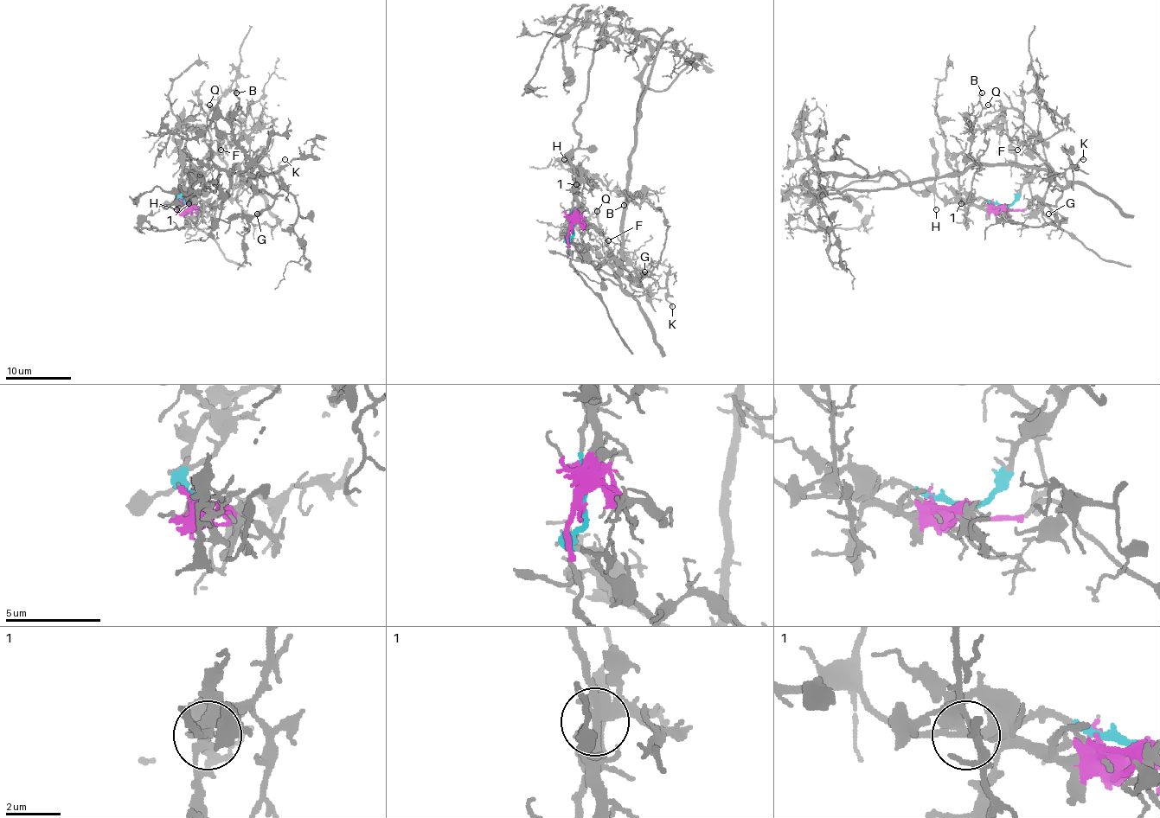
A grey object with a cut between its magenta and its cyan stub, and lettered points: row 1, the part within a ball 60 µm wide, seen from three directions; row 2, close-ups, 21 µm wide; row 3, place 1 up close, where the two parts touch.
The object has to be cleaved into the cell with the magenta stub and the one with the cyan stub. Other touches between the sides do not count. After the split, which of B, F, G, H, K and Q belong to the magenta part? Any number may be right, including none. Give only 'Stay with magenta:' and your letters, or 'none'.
Stay with magenta: H

